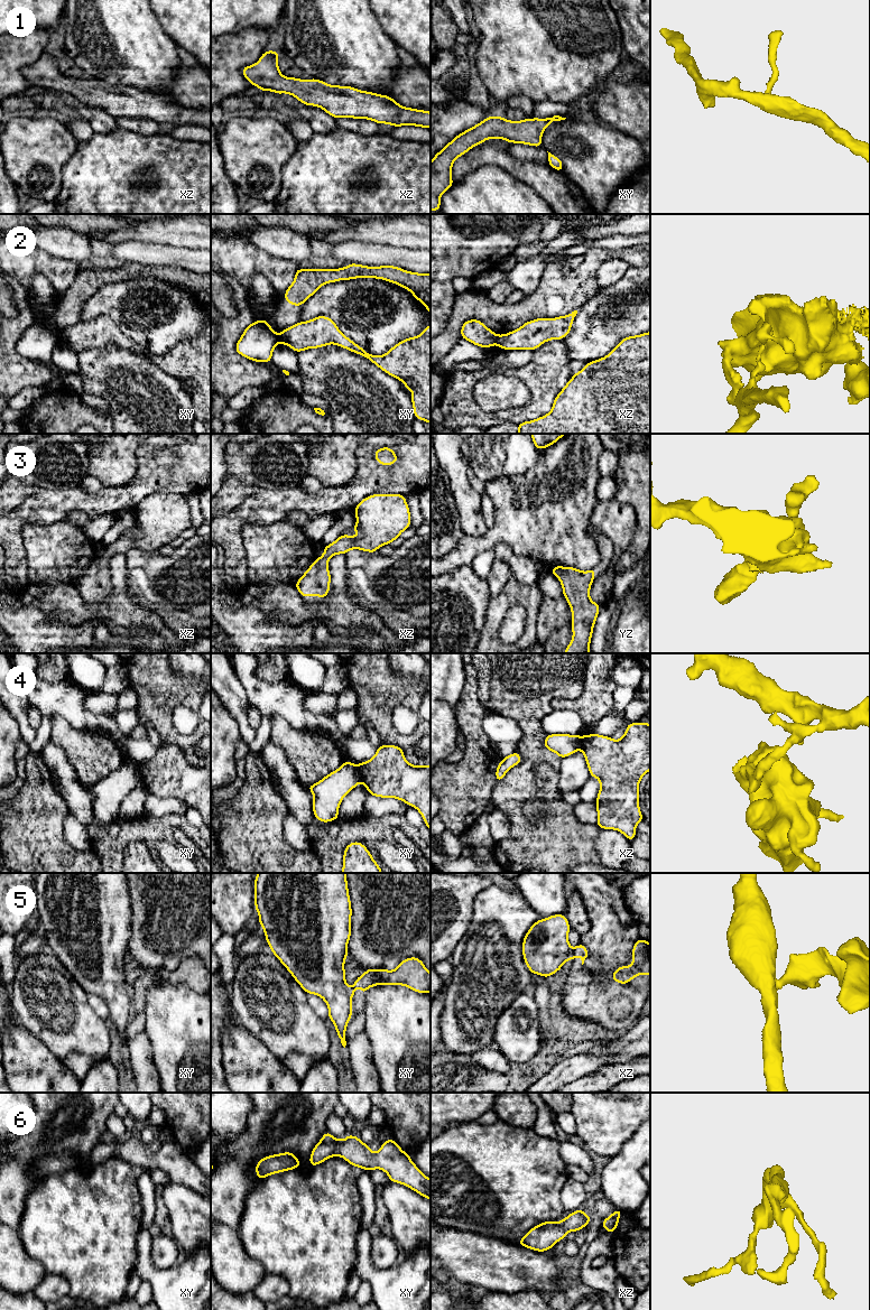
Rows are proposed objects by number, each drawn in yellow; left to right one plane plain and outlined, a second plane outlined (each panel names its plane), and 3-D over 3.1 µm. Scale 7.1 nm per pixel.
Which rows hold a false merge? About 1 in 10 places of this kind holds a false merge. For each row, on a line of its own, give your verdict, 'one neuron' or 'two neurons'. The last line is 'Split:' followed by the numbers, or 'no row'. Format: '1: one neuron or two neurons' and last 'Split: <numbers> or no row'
1: one neuron
2: two neurons
3: one neuron
4: two neurons
5: two neurons
6: one neuron
Split: 2, 4, 5

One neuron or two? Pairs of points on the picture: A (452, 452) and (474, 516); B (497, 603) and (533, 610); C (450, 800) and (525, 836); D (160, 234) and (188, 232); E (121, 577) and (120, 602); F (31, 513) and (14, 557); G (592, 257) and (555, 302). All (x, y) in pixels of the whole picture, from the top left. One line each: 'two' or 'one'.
A: one
B: one
C: two
D: one
E: one
F: one
G: one

